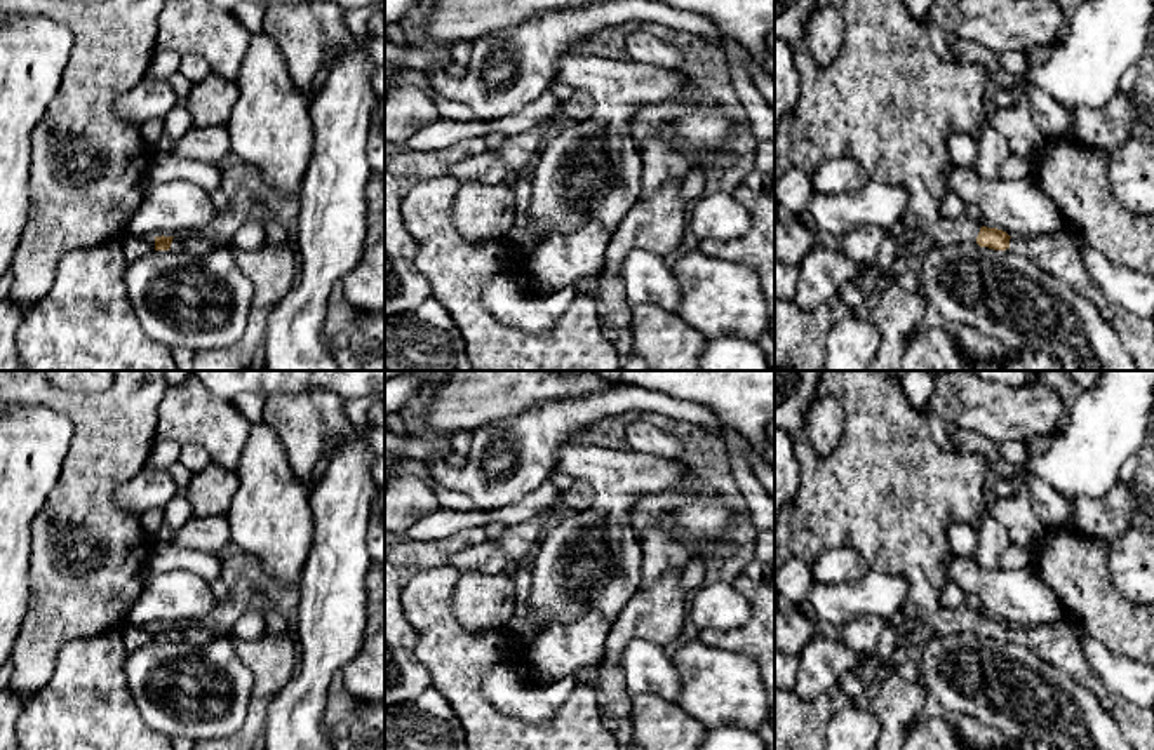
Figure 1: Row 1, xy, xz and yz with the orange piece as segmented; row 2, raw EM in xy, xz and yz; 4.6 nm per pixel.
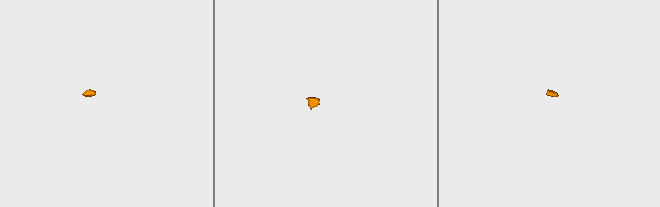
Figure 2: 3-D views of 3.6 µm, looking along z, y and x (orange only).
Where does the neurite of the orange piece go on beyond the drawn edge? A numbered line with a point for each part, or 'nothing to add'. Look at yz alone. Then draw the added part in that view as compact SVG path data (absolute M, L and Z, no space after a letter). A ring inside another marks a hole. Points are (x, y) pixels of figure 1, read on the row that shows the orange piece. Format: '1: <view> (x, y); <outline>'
1: yz (888, 101); M822 0L835 5L844 19L842 47L829 66L795 49L801 96L775 137L775 186L788 169L808 174L830 158L853 158L870 181L898 184L907 193L902 226L924 235L938 247L973 244L980 219L942 216L942 202L952 193L947 176L954 167L947 139L976 136L987 124L985 90L990 84L982 64L945 63L929 40L923 21L909 16L903 0Z
2: yz (1057, 253); M1065 230L1043 237L1011 237L1010 249L1090 299L1116 331L1137 371L1154 371L1154 318L1138 317L1107 298Z

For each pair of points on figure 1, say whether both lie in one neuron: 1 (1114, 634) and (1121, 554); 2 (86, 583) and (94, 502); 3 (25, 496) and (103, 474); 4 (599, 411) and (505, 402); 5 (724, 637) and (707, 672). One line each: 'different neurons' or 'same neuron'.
1: different neurons
2: same neuron
3: different neurons
4: different neurons
5: different neurons

